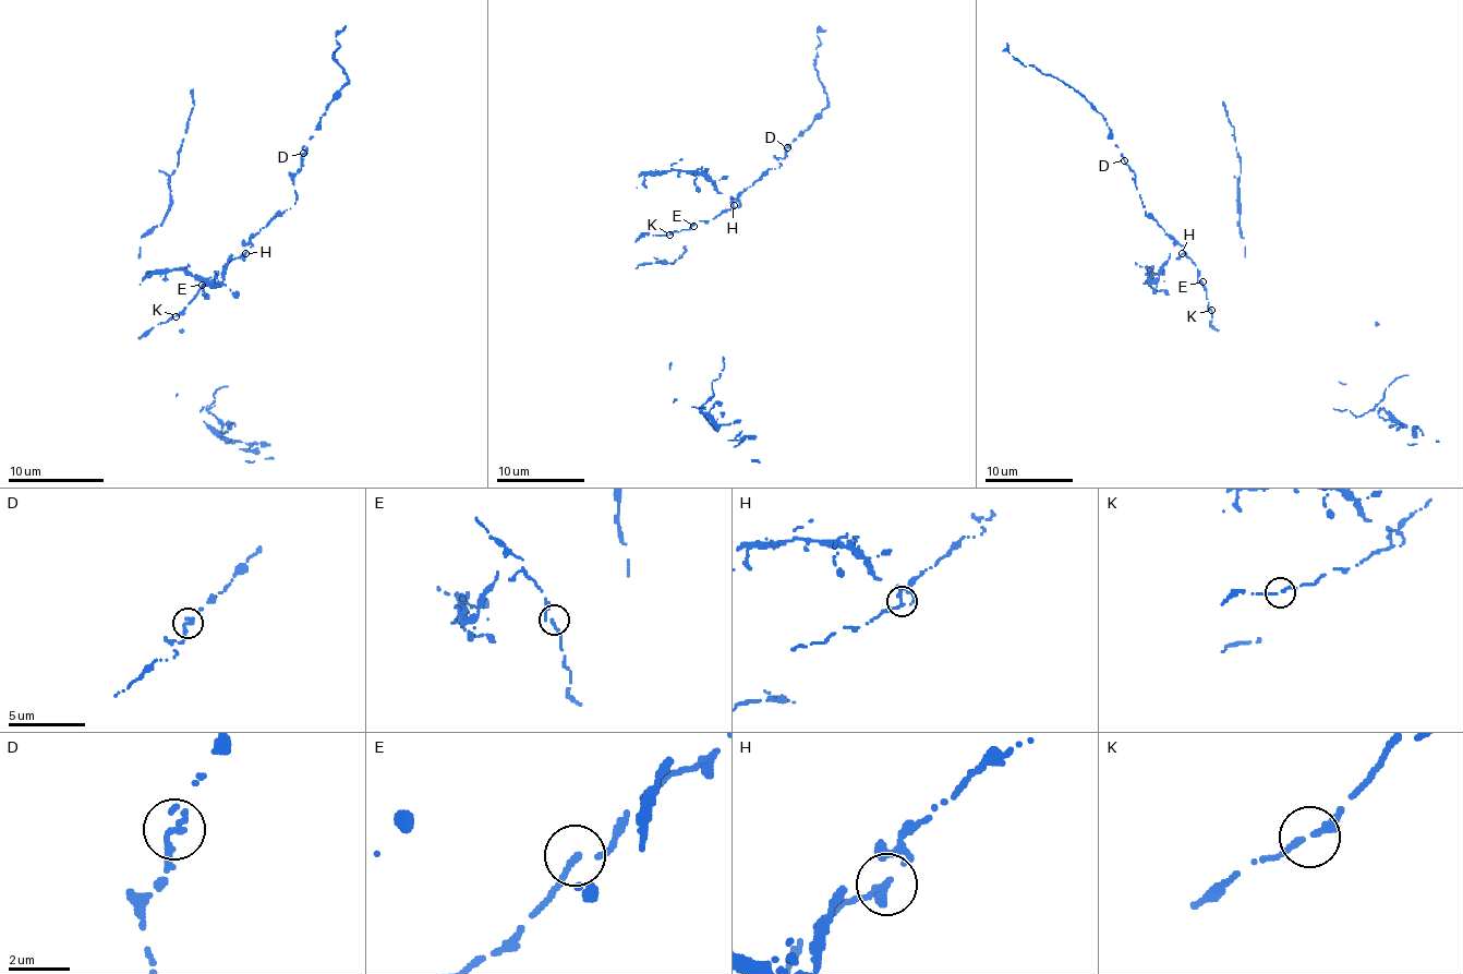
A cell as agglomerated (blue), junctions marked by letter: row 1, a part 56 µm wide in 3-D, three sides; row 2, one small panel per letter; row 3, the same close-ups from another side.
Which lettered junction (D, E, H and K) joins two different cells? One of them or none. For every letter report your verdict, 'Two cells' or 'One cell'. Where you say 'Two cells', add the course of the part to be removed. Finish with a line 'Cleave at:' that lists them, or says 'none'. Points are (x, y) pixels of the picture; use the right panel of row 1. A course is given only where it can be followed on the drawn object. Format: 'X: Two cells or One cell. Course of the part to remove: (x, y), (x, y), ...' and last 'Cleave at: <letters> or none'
D: One cell
E: One cell
H: One cell
K: One cell
Cleave at: none

